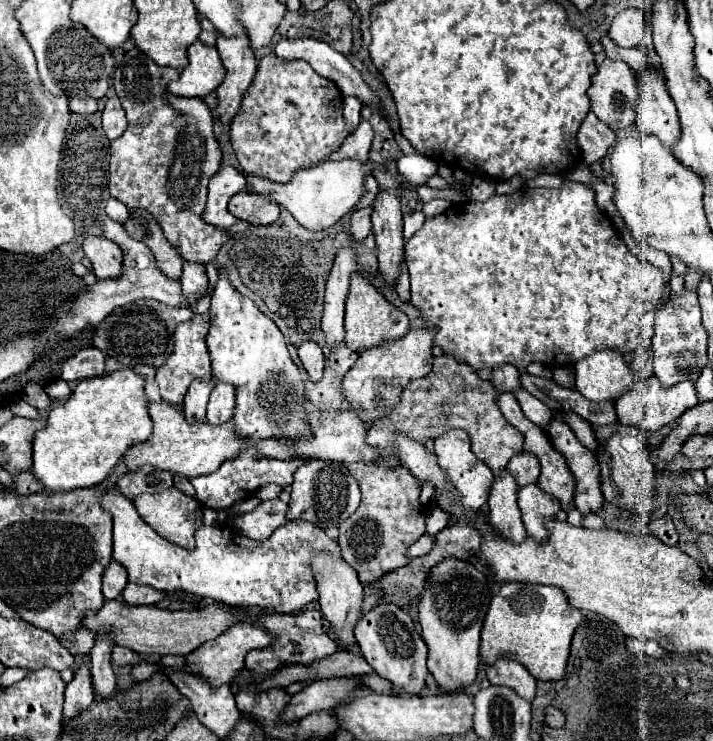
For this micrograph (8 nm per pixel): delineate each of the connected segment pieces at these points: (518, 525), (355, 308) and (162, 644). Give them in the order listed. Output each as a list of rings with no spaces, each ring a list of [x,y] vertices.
[[[505,468],[495,476],[495,482],[489,492],[487,508],[489,508],[489,522],[491,526],[501,532],[509,540],[523,540],[527,536],[521,512],[517,506],[517,480],[511,476],[511,472]]]
[[[353,272],[349,296],[345,300],[345,344],[359,352],[361,348],[371,348],[385,340],[393,340],[403,336],[409,328],[409,318],[405,312],[395,308],[365,276]]]
[[[105,602],[99,612],[89,612],[83,620],[83,626],[89,630],[109,632],[117,644],[131,648],[139,654],[179,654],[185,656],[199,648],[203,642],[217,638],[237,620],[243,620],[245,614],[229,614],[221,606],[207,606],[203,610],[161,610],[157,606],[127,606],[125,602]]]

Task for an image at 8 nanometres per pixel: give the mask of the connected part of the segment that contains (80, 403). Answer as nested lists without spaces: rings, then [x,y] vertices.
[[[133,370],[81,380],[69,400],[49,412],[47,426],[35,434],[33,476],[47,494],[101,484],[131,444],[151,436],[151,426],[143,378]]]

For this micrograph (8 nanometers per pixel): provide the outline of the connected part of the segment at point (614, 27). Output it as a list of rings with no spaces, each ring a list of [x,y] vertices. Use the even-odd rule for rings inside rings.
[[[625,8],[625,10],[621,10],[615,16],[615,20],[611,22],[611,28],[609,28],[609,36],[619,46],[625,46],[625,48],[637,46],[641,42],[641,38],[643,38],[643,32],[645,32],[643,14],[637,8]]]

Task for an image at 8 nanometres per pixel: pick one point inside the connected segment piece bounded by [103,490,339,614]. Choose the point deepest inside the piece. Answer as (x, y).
(275, 573)

